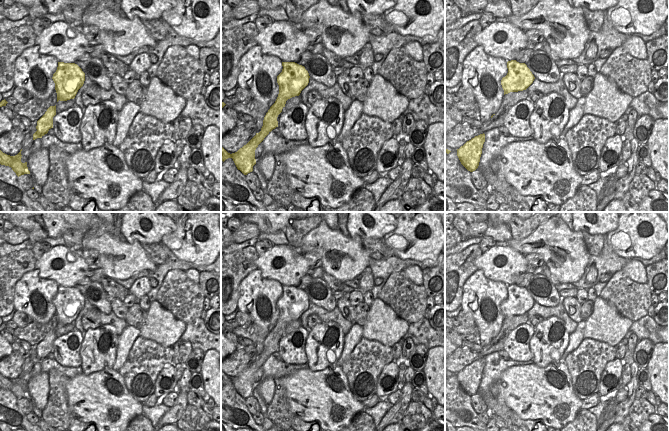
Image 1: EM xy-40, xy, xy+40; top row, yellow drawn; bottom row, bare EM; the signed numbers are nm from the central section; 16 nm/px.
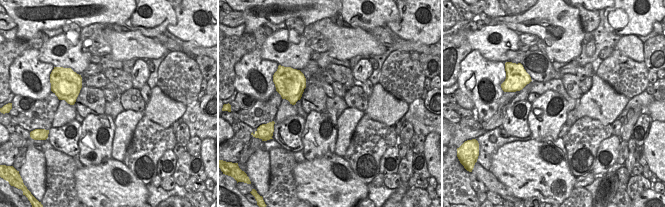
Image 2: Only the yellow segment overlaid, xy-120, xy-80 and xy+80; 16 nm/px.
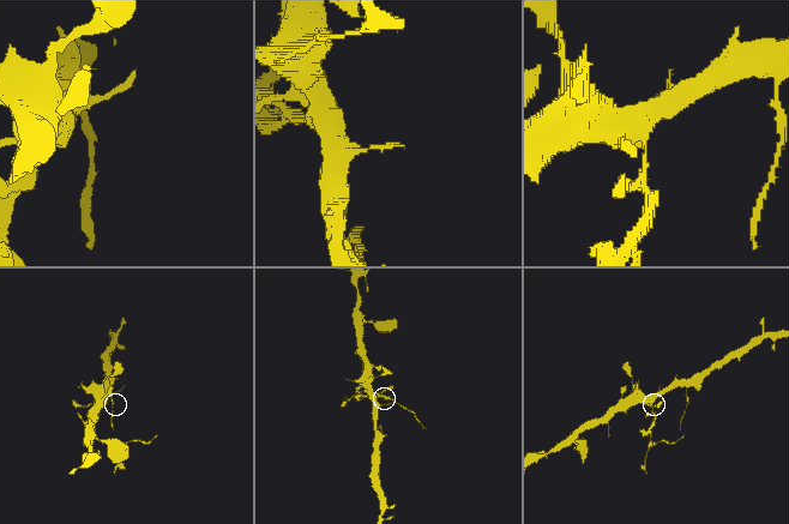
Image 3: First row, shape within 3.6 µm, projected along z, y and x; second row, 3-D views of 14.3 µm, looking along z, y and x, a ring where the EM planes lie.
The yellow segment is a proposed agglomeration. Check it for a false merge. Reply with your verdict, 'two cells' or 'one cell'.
two cells

